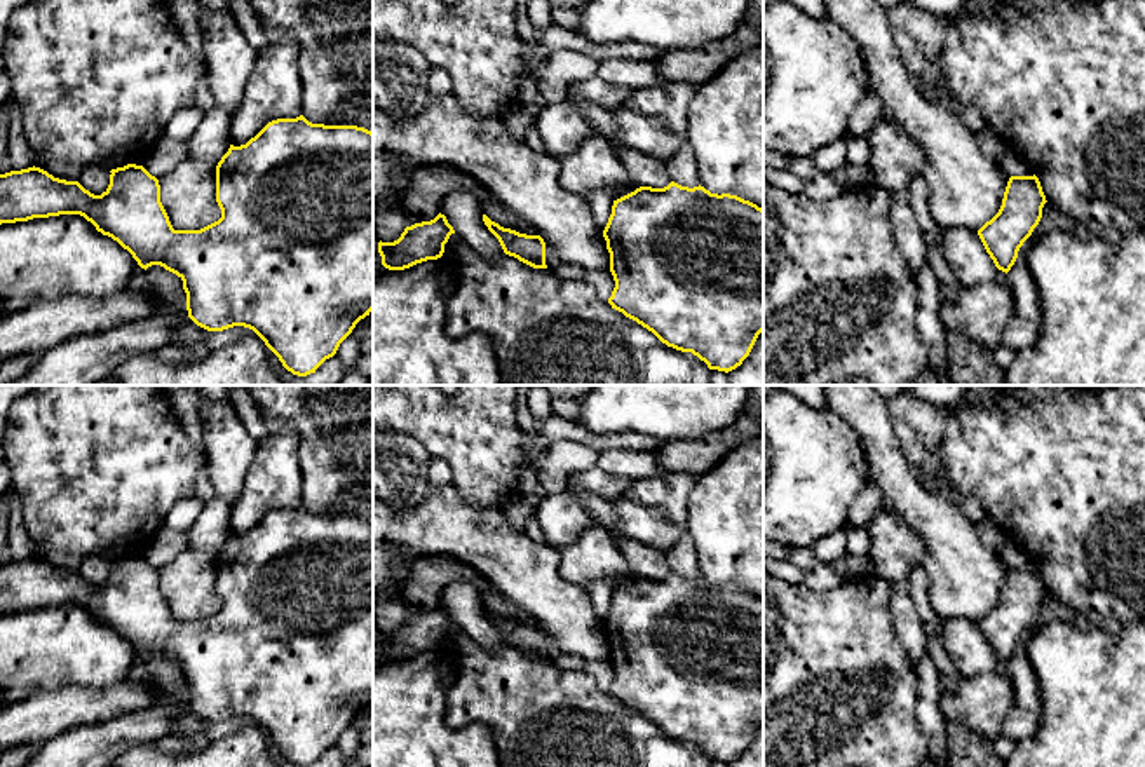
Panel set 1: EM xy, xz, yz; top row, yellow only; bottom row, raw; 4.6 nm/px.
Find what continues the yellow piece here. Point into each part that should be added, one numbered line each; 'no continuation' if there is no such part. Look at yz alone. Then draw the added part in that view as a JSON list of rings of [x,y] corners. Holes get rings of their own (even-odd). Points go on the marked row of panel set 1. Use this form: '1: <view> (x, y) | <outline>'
no continuation

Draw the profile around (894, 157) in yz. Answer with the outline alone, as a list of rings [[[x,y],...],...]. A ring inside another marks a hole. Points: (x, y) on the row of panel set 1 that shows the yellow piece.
[[[882,115],[866,141],[870,145],[868,167],[875,173],[875,183],[889,193],[908,190],[910,178],[922,173],[922,148]]]

